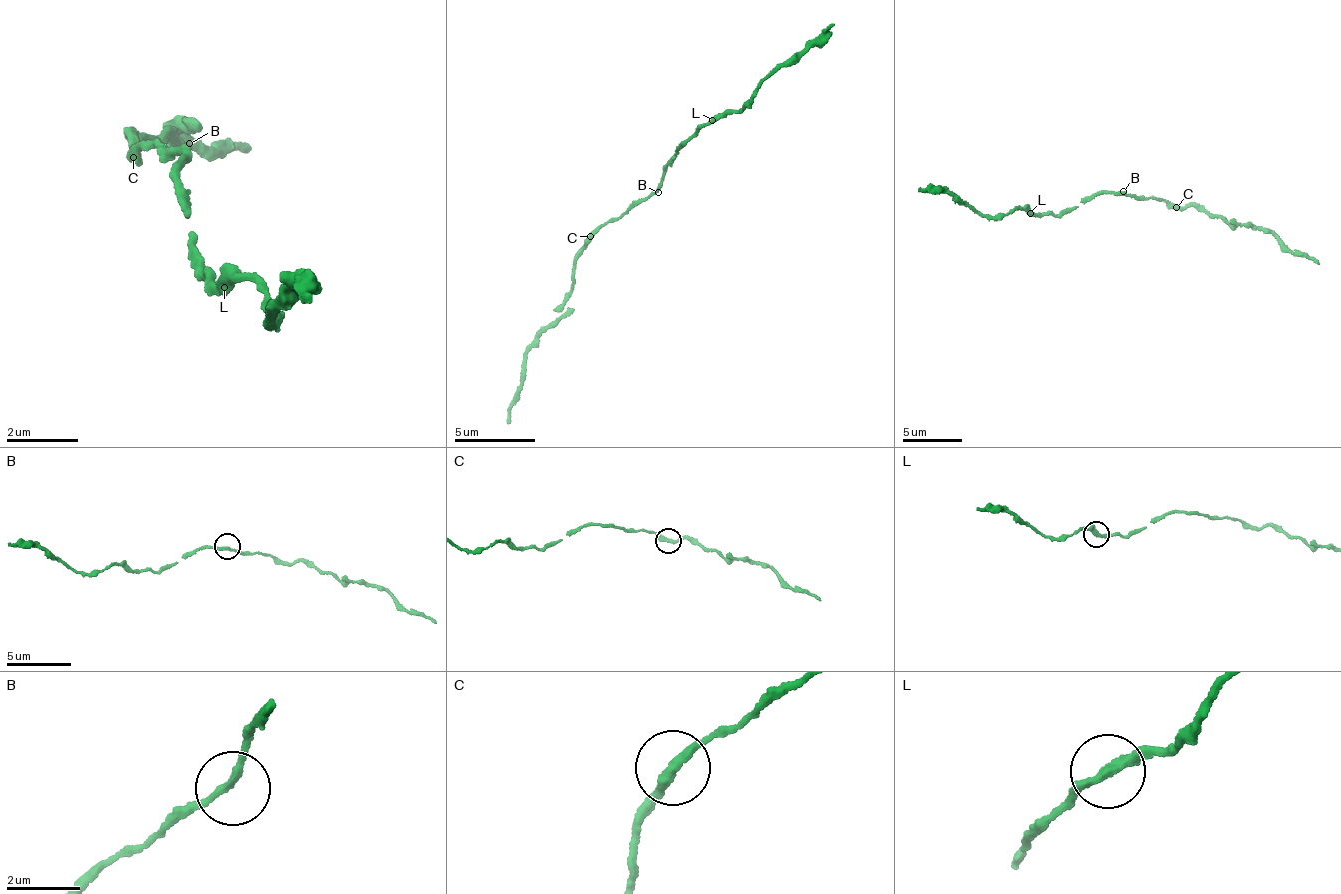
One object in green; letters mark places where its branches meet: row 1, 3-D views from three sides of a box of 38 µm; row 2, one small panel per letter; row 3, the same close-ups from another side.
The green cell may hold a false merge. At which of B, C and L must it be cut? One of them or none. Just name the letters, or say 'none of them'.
L

